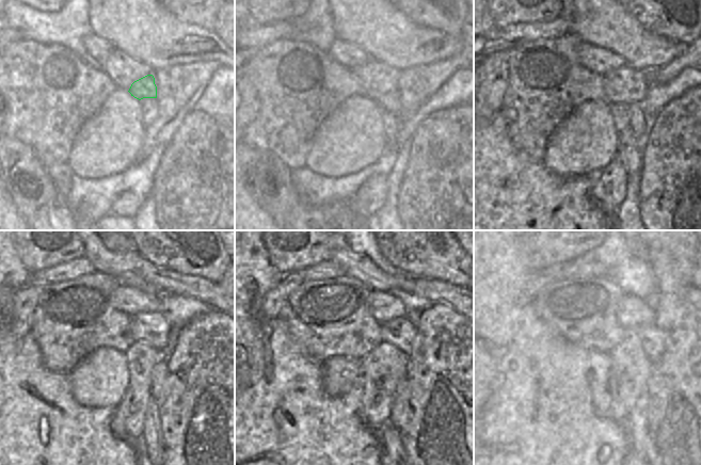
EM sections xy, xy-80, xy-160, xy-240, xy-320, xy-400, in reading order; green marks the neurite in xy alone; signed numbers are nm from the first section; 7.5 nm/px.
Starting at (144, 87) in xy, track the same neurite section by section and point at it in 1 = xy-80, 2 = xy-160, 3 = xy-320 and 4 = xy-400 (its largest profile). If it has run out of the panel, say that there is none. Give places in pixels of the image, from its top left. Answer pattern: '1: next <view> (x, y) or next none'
1: next xy-80 (391, 101)
2: next xy-160 (636, 117)
3: next xy-320 (402, 402)
4: next xy-400 (639, 419)

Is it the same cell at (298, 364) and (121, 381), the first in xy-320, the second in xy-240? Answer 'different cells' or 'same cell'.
different cells

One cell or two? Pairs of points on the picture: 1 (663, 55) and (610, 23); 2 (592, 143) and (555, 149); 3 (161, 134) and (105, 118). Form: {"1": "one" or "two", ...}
{"1": "one", "2": "one", "3": "two"}

